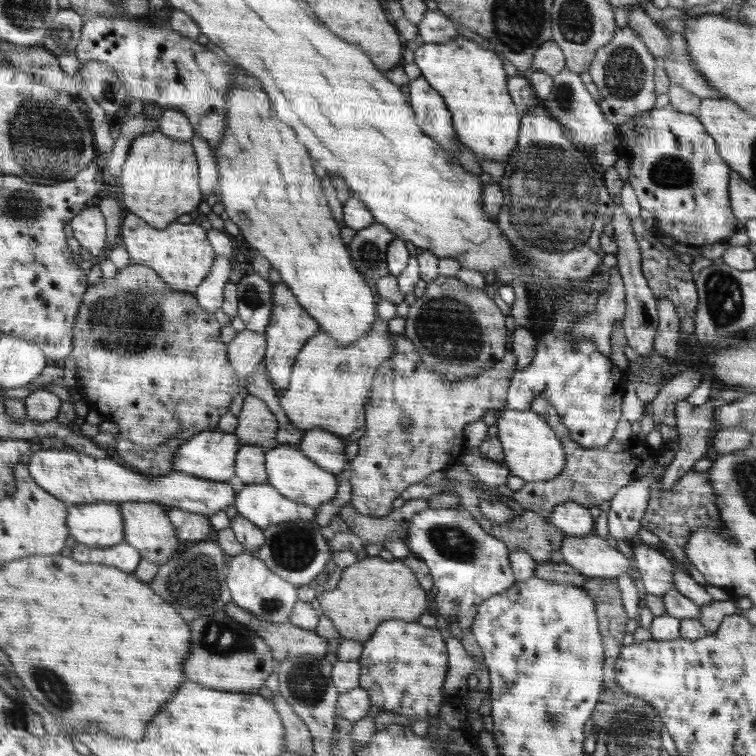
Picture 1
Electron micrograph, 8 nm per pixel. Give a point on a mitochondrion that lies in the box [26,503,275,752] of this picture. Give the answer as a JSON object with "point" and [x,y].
{"point":[194,583]}

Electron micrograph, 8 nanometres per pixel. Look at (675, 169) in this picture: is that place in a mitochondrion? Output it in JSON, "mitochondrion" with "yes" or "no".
{"mitochondrion":"yes"}

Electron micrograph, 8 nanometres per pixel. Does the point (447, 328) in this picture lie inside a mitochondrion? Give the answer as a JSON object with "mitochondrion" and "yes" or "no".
{"mitochondrion":"yes"}

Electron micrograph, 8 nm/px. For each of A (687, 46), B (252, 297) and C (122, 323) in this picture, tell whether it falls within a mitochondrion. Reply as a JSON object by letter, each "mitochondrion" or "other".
{"A":"other","B":"mitochondrion","C":"mitochondrion"}

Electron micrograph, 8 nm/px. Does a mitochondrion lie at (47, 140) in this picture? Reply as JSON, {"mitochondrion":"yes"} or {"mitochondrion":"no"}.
{"mitochondrion":"yes"}

